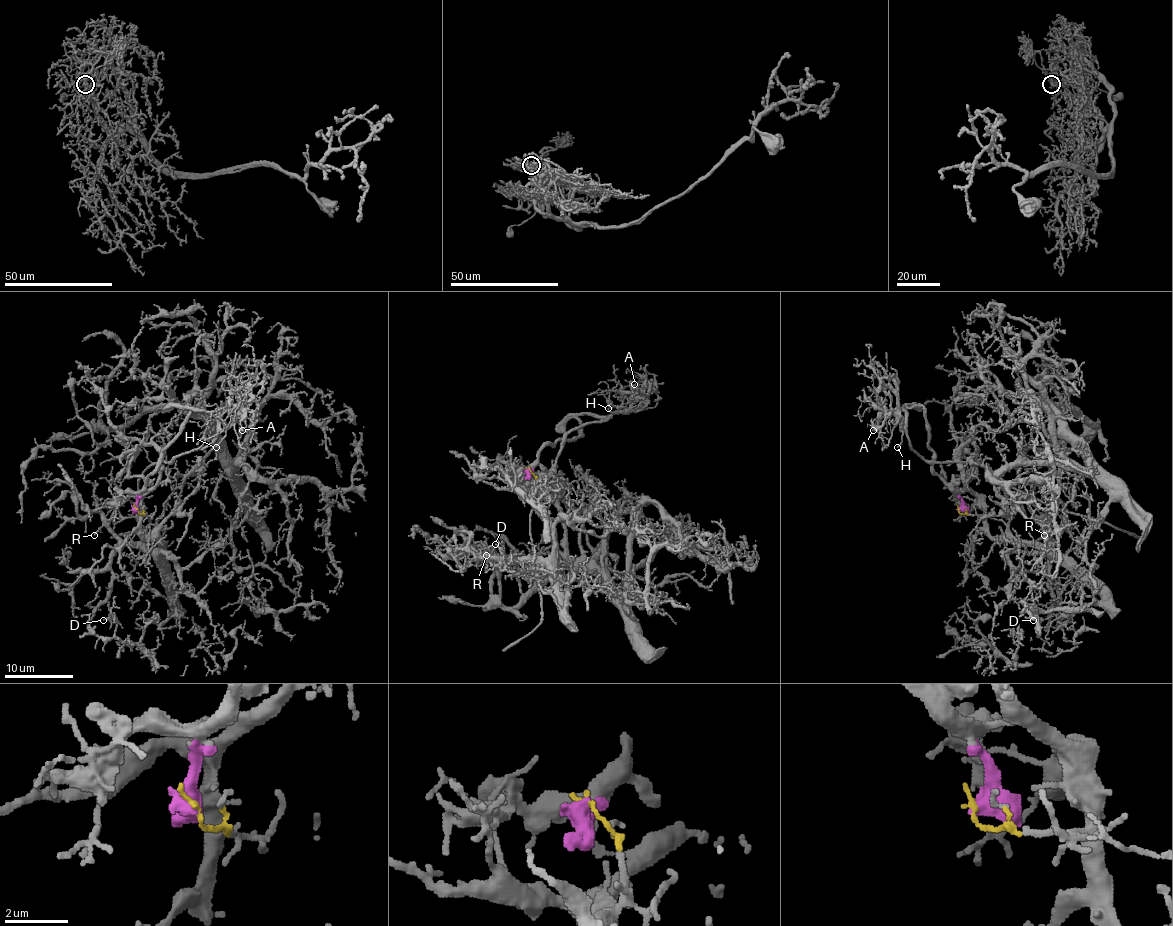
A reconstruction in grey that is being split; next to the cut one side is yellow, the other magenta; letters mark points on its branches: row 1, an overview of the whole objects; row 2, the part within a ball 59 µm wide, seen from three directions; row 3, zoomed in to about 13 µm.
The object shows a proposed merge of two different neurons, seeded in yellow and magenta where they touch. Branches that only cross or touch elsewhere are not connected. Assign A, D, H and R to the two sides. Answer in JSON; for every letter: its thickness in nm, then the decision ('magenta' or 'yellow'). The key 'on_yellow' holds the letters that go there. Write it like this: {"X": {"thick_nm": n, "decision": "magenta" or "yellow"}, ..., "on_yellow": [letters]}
{"A": {"thick_nm": 140, "decision": "magenta"}, "D": {"thick_nm": 170, "decision": "yellow"}, "H": {"thick_nm": 120, "decision": "magenta"}, "R": {"thick_nm": 100, "decision": "yellow"}, "on_yellow": ["D", "R"]}

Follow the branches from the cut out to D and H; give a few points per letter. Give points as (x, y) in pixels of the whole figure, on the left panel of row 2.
D: (137, 509), (144, 515), (140, 529), (145, 539), (161, 548), (115, 551), (108, 602), (113, 614), (103, 619)
H: (137, 509), (137, 493), (161, 451), (178, 433), (188, 406), (207, 410), (215, 418), (226, 437), (215, 447)

